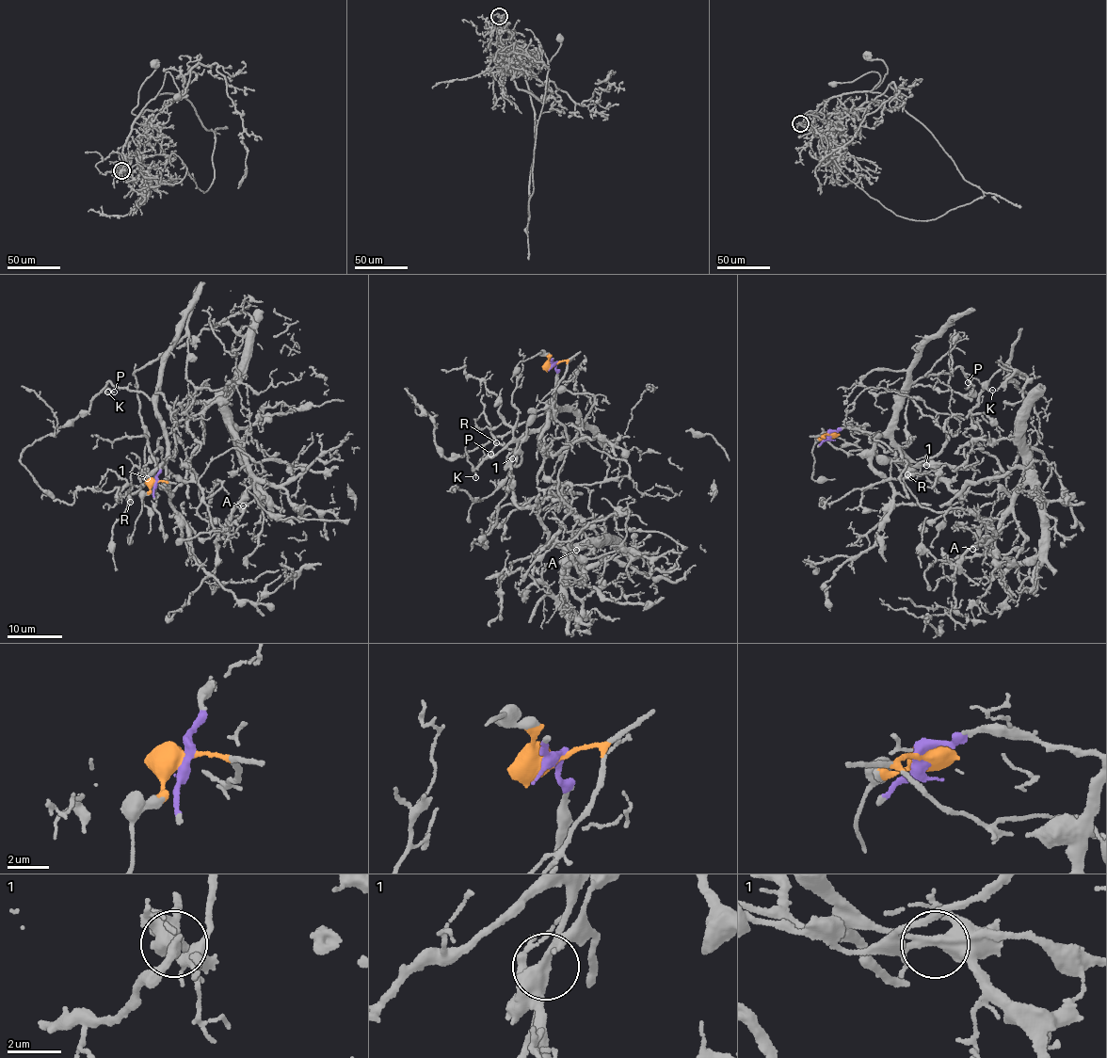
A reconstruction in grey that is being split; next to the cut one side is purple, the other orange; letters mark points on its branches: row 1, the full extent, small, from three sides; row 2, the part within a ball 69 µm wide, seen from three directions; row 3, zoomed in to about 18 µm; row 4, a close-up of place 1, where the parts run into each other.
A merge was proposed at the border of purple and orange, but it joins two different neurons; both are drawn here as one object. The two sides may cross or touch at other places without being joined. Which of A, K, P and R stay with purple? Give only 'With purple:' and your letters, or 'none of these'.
With purple: K, P, R

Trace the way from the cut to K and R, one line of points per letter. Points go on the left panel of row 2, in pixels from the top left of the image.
K: (155, 482), (168, 446), (165, 425), (142, 392), (114, 386), (110, 381), (105, 387), (107, 392)
R: (155, 482), (158, 467), (168, 456), (142, 487), (130, 494), (130, 502)

